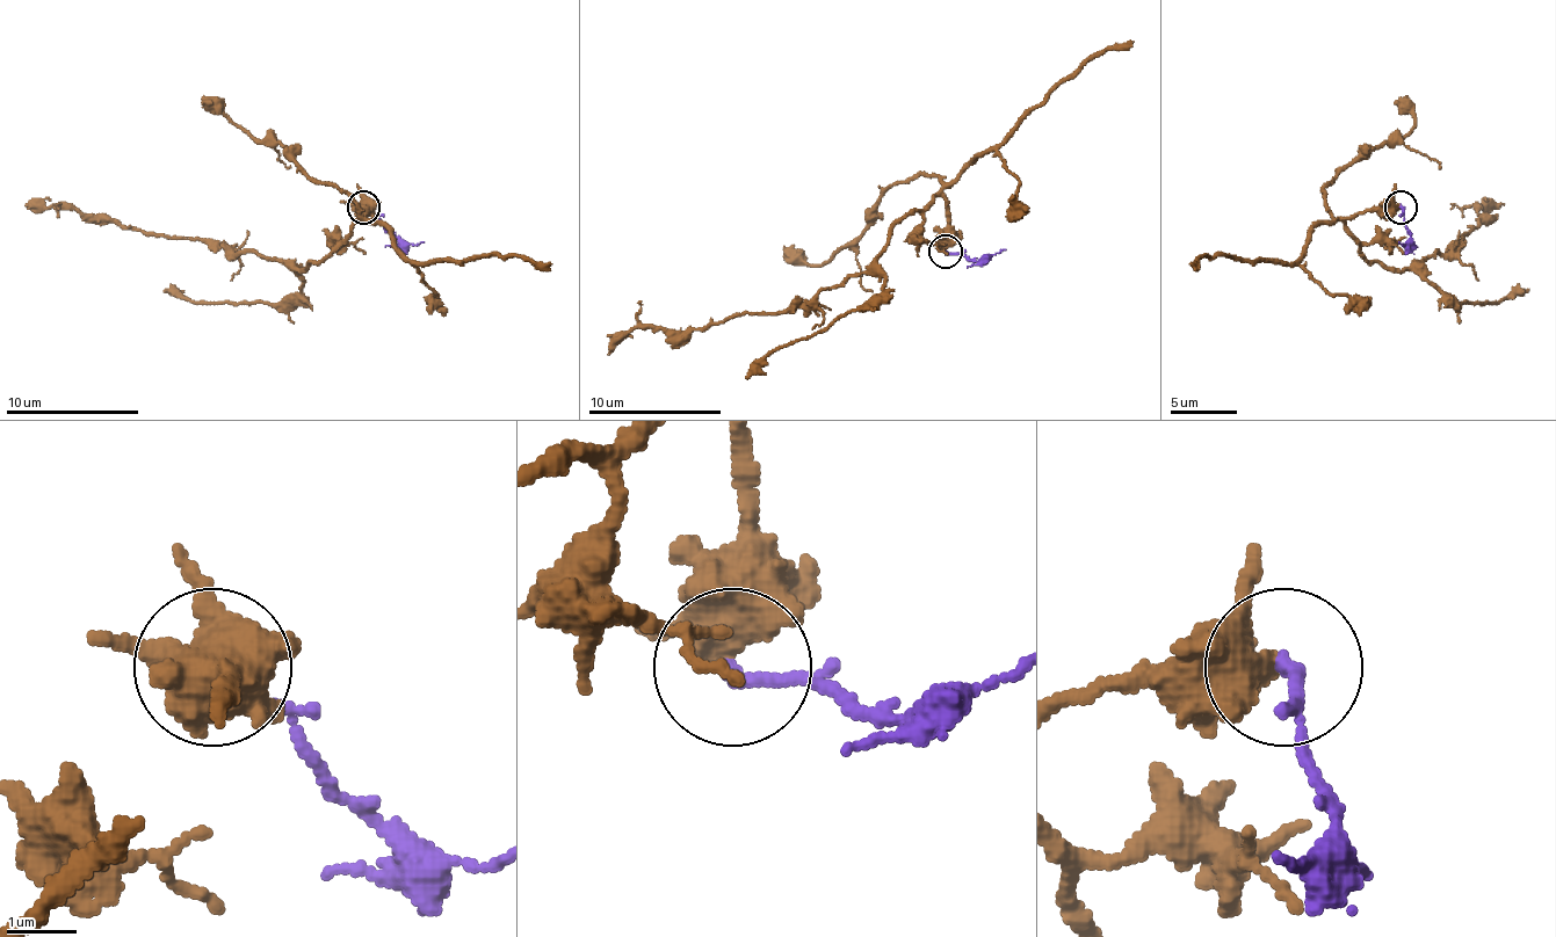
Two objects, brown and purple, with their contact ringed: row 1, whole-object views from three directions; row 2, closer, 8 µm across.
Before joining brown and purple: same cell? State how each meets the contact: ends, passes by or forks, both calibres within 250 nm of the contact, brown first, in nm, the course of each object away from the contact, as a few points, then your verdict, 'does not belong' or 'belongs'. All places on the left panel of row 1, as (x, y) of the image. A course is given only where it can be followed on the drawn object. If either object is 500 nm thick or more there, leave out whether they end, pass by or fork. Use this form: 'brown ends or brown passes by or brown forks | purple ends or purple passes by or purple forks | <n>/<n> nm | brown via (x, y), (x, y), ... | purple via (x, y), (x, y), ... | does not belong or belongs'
brown forks | purple ends | 420/190 nm | brown via (362, 206), (366, 212), (333, 249), (306, 269), (289, 269), (193, 235), (153, 235), (26, 203) | purple via (362, 206), (389, 233), (422, 242) | does not belong

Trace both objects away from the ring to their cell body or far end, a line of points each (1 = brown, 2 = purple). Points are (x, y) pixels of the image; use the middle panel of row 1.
1: (945, 251), (941, 197), (891, 230), (861, 274), (811, 300), (697, 331), (635, 327), (608, 354)
2: (945, 251), (971, 260), (1005, 251)

